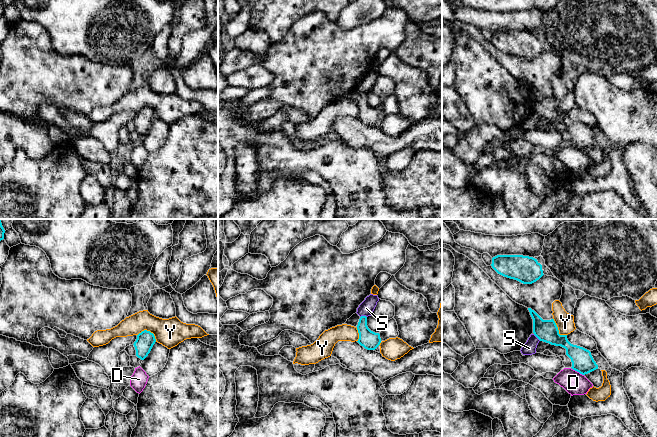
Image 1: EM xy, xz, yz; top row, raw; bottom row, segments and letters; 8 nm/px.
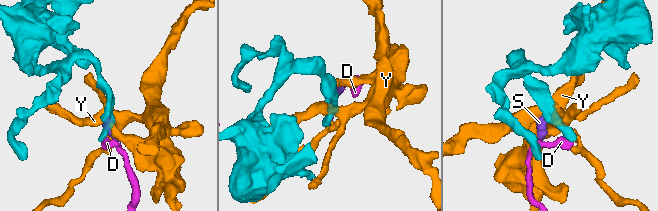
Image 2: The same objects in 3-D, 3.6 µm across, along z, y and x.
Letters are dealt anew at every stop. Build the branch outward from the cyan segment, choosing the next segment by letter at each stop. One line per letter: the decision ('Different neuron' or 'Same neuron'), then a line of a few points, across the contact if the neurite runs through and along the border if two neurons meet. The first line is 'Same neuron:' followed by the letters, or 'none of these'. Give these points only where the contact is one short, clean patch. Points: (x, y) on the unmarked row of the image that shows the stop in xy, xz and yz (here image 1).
Same neuron: none of these
D: Different neuron. Line: yz (572, 144), (583, 151)
S: Different neuron. Line: xz (366, 92), (360, 93)
Y: Different neuron. Line: xy (137, 111), (144, 106), (149, 106), (156, 117)

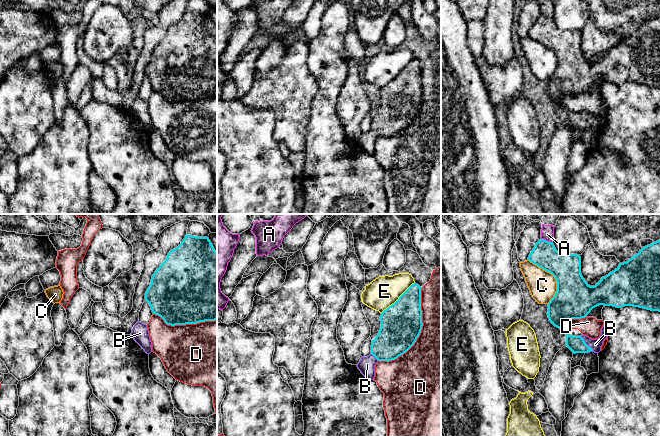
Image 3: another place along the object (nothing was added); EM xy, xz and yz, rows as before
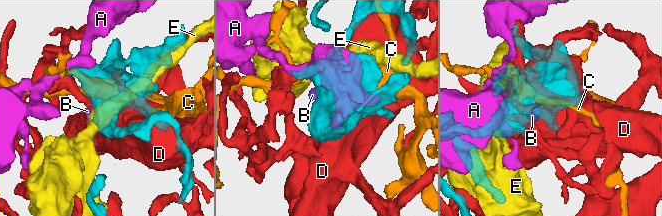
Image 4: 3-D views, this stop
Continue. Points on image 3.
Same neuron: B
A: Different neuron
B: Same neuron. Line: yz (576, 120), (586, 120), (595, 120)
C: Different neuron
D: Different neuron
E: Different neuron

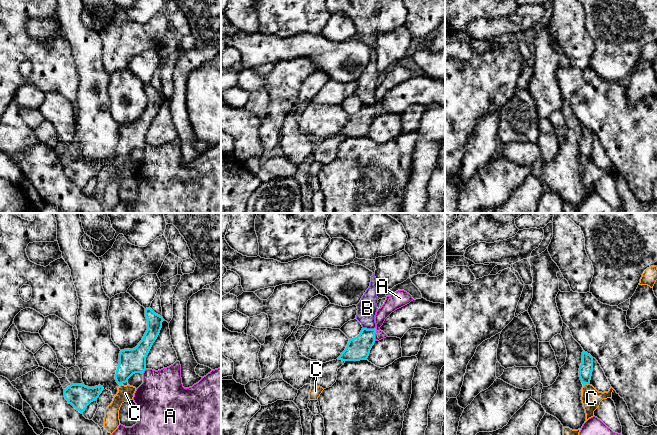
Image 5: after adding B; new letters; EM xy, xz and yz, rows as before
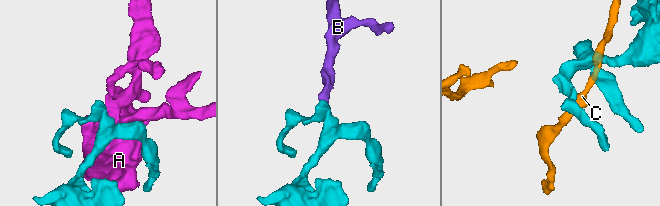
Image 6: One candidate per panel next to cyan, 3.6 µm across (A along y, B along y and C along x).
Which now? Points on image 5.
Same neuron: B
A: Different neuron. Line: xz (376, 104), (374, 116)
B: Same neuron. Line: xz (358, 124), (366, 115), (369, 105), (367, 83)
C: Different neuron. Line: yz (588, 159), (583, 161)

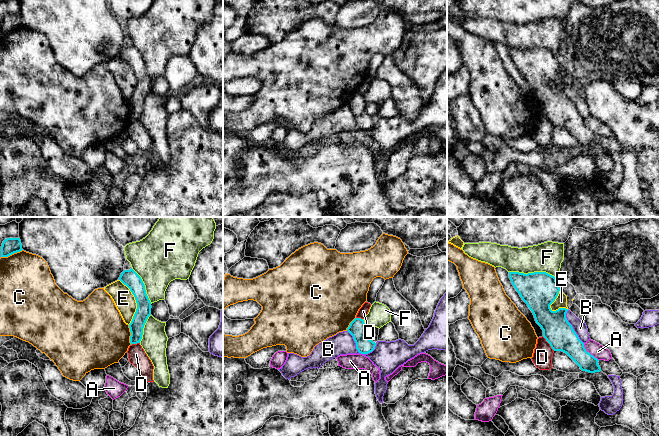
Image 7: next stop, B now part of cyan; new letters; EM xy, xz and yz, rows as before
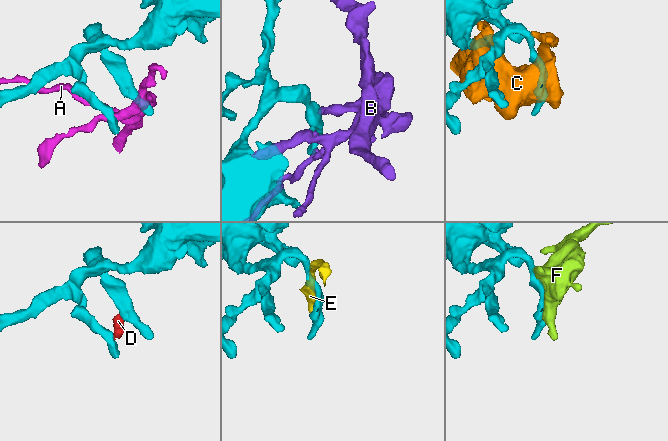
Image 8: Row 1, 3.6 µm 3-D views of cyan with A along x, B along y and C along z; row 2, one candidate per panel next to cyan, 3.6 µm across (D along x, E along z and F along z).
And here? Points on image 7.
Same neuron: none of these
A: Different neuron. Line: yz (583, 119), (586, 126), (598, 136)
B: Different neuron. Line: xz (347, 106), (359, 128), (369, 129), (375, 124)
C: Different neuron
D: Different neuron. Line: yz (542, 112), (554, 126)
E: Different neuron
F: Different neuron

